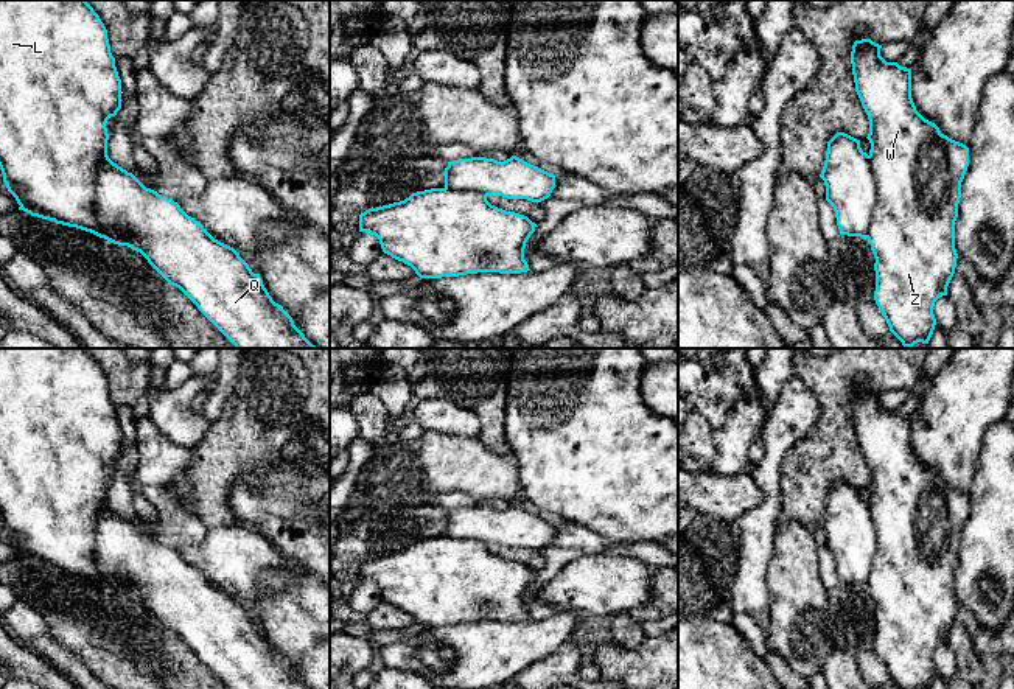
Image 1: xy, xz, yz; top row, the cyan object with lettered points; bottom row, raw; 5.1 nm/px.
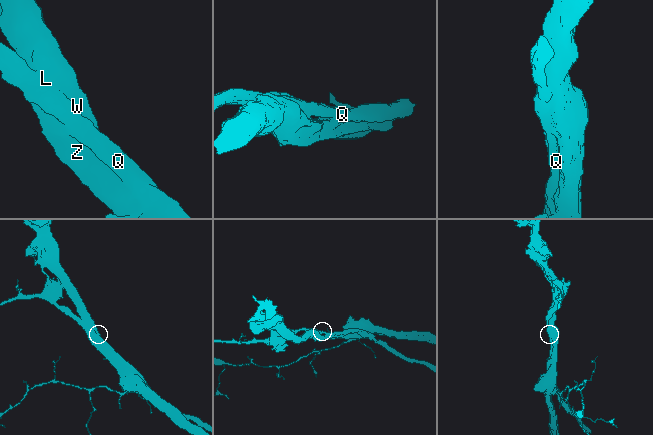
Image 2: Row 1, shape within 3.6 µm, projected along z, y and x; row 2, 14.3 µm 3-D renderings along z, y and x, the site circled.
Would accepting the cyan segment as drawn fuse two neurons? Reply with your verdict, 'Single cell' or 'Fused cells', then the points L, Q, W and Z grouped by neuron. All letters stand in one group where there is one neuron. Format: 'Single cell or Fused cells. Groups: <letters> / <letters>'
Fused cells. Groups: L W Z / Q

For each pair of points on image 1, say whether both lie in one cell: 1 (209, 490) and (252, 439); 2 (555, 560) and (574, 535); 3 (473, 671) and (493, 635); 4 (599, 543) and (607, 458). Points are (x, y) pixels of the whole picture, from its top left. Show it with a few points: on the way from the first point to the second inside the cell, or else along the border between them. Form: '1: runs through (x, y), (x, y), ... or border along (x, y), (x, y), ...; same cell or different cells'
1: runs through (213, 478), (240, 451); same cell
2: runs through (557, 554), (569, 542); same cell
3: runs through (473, 661), (490, 644); same cell
4: border along (566, 520), (582, 523), (611, 540), (635, 542); different cells

